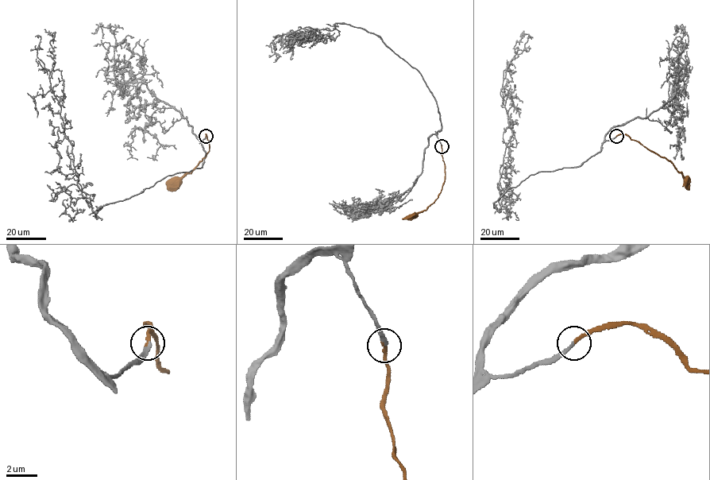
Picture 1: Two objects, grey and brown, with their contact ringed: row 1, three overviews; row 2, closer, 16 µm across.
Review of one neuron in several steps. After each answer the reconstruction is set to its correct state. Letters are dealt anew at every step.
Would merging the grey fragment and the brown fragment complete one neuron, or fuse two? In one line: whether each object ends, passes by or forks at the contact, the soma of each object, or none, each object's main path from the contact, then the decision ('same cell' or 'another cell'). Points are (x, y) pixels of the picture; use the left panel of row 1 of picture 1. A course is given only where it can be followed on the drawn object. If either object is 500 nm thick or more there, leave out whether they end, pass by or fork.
grey ends there; brown ends there; no cell body on grey; cell body of brown at (175, 181); grey runs (206, 137), (201, 167), (167, 176), (93, 212), (77, 184), (72, 144), (51, 87), (55, 33); brown runs (206, 137), (210, 150), (205, 157), (190, 173), (175, 181); same cell

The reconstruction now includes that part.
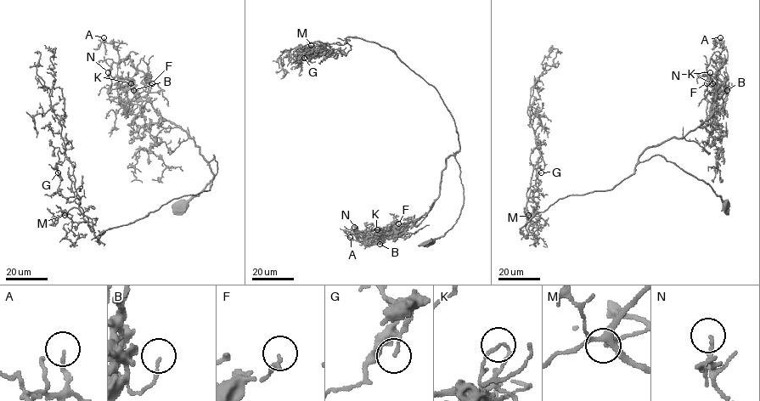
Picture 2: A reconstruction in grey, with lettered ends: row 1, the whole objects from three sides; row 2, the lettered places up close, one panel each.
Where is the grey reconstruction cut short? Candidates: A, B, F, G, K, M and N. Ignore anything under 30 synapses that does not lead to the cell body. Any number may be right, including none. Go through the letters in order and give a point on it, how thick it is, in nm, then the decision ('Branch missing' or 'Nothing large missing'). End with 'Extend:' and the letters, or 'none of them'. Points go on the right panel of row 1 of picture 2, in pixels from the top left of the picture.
A: Place: (720, 37). Thickness 110 nm. Branch missing
B: Place: (727, 90). Thickness 120 nm. Nothing large missing
F: Place: (706, 83). Thickness 160 nm. Nothing large missing
G: Place: (541, 172). Thickness 140 nm. Nothing large missing
K: Place: (712, 83). Thickness 110 nm. Nothing large missing
M: Place: (528, 215). Thickness 80 nm. Nothing large missing
N: Place: (710, 72). Thickness 90 nm. Nothing large missing
Extend: A

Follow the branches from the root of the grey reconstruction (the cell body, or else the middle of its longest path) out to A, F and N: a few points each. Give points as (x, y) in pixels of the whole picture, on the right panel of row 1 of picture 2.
A: (726, 205), (659, 155), (638, 161), (647, 148), (683, 138), (713, 113), (715, 75), (727, 58), (720, 37)
F: (726, 205), (706, 182), (659, 155), (638, 161), (647, 148), (683, 138), (711, 115), (717, 97), (706, 83)
N: (726, 205), (706, 182), (659, 155), (638, 161), (647, 148), (683, 138), (713, 113), (710, 72)

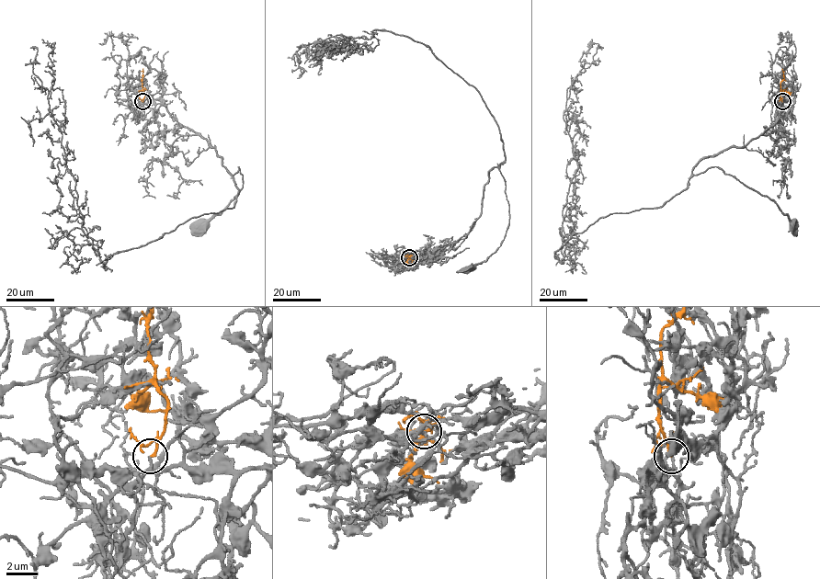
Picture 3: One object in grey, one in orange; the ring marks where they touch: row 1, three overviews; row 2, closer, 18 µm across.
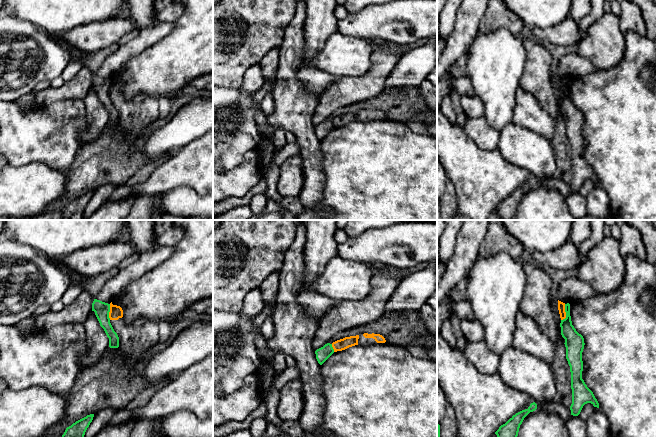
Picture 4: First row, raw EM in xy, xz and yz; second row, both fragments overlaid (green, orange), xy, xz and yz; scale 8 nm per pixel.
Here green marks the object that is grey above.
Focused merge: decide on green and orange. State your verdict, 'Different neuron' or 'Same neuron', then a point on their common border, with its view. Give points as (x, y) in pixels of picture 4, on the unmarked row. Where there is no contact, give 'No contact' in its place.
Different neuron. Touches green at yz (566, 89)

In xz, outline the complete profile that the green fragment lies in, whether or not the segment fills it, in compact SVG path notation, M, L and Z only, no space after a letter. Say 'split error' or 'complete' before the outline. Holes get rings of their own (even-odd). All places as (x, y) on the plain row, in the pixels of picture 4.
complete | M330 119L325 120L315 127L316 135L320 141L322 141L333 129L334 125Z

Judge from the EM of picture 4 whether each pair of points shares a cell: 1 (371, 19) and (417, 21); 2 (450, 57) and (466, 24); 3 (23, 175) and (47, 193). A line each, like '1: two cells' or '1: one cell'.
1: one cell
2: one cell
3: one cell

